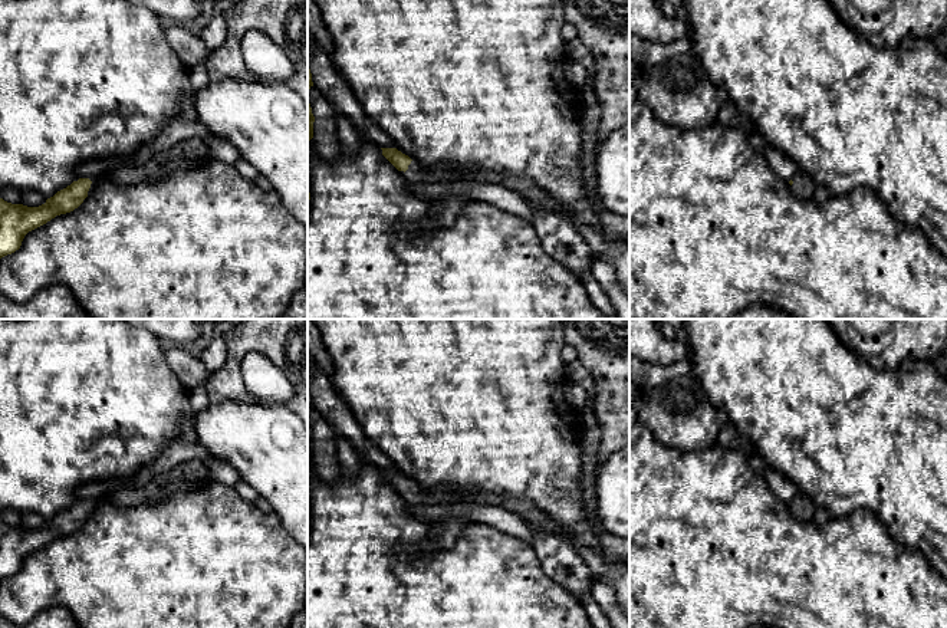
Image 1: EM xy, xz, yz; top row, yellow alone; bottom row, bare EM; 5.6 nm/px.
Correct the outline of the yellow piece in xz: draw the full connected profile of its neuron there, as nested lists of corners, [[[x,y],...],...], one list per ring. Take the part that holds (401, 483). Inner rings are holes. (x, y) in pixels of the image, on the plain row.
[[[381,470],[382,477],[402,496],[408,504],[441,504],[451,503],[453,487],[437,486],[433,490],[424,490],[415,480],[411,480],[397,470]]]

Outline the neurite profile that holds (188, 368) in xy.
[[[167,345],[164,355],[174,375],[188,391],[205,385],[211,377],[201,359],[183,345]]]

